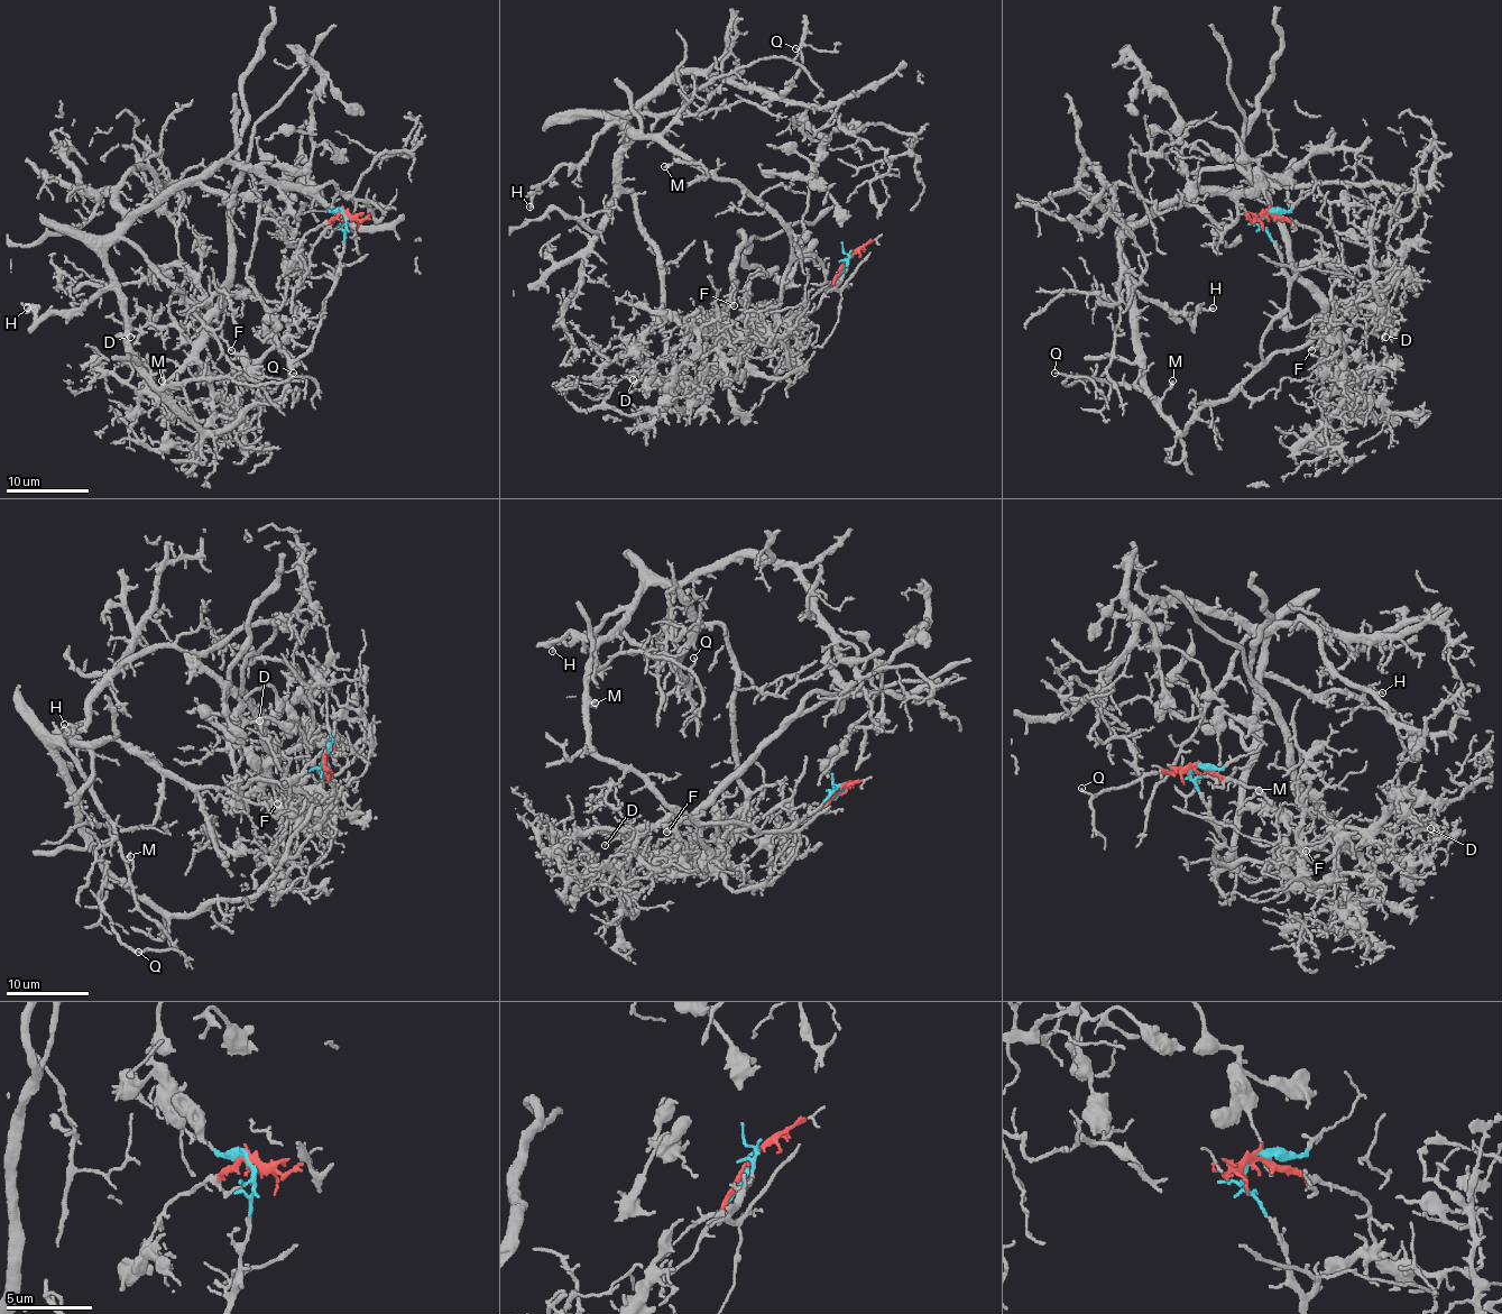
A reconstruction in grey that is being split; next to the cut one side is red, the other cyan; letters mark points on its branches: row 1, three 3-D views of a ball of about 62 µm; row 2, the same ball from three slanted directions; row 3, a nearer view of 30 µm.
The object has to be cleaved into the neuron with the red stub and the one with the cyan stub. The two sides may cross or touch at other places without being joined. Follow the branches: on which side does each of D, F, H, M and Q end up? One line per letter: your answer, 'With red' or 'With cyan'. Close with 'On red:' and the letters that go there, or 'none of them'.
D: With red
F: With red
H: With cyan
M: With cyan
Q: With cyan
On red: D, F

